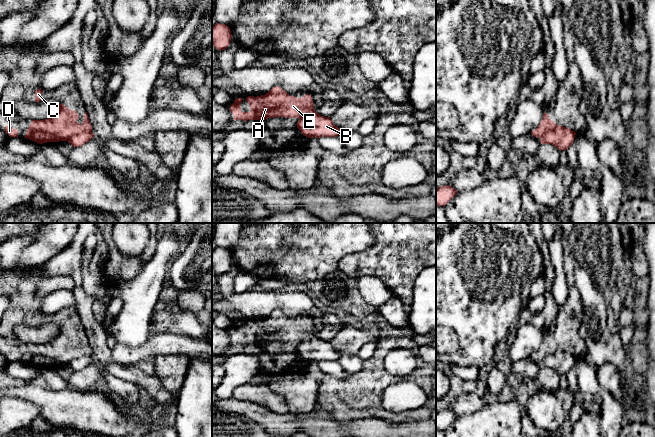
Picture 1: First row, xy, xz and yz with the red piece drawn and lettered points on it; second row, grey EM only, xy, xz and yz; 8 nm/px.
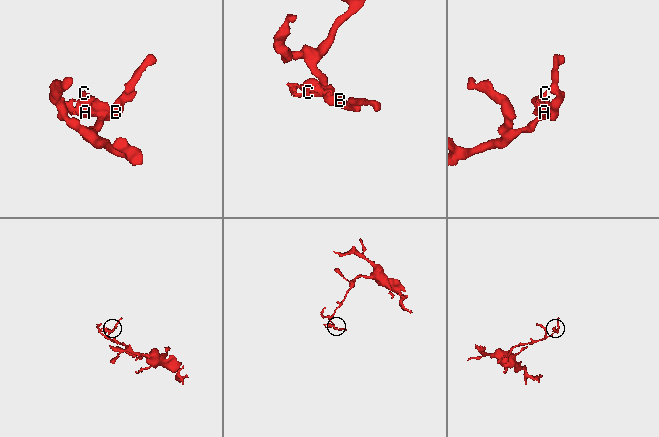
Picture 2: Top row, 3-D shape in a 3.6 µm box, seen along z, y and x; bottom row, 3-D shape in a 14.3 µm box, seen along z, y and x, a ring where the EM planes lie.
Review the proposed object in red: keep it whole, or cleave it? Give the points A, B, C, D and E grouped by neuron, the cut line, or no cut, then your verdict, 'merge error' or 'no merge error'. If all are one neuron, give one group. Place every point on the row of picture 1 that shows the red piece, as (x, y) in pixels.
groups A C D E / B; cut xy (91, 131), (81, 131), (73, 134), (67, 140); merge error

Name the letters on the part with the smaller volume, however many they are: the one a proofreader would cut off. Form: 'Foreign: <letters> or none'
Foreign: A, C, D, E

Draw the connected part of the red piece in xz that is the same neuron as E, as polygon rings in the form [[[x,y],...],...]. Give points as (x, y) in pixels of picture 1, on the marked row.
[[[279,86],[273,87],[268,93],[261,96],[248,96],[251,111],[242,112],[242,98],[236,98],[230,106],[230,112],[234,115],[233,120],[265,120],[274,117],[301,118],[306,110],[313,110],[314,103],[311,95],[306,94],[302,98],[290,96]]]

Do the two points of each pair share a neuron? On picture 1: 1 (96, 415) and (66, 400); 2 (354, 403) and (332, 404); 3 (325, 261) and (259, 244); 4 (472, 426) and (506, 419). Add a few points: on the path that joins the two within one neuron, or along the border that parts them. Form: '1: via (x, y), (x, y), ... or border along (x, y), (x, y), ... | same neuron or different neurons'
1: via (89, 410), (79, 410), (73, 407) | same neuron
2: via (349, 403), (337, 403) | same neuron
3: via (309, 260), (297, 260), (275, 251) | same neuron
4: via (480, 426), (492, 426), (498, 420) | same neuron

